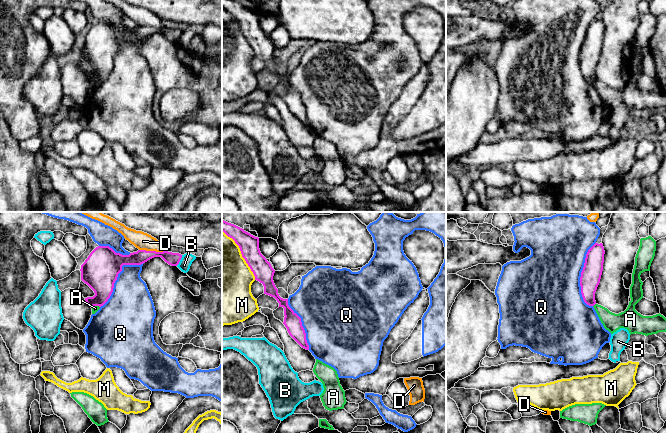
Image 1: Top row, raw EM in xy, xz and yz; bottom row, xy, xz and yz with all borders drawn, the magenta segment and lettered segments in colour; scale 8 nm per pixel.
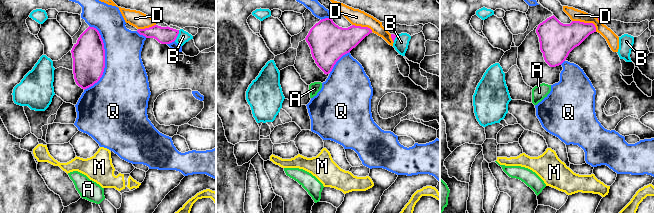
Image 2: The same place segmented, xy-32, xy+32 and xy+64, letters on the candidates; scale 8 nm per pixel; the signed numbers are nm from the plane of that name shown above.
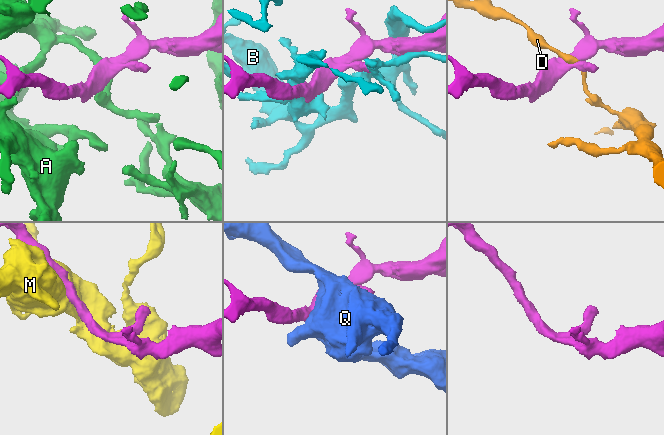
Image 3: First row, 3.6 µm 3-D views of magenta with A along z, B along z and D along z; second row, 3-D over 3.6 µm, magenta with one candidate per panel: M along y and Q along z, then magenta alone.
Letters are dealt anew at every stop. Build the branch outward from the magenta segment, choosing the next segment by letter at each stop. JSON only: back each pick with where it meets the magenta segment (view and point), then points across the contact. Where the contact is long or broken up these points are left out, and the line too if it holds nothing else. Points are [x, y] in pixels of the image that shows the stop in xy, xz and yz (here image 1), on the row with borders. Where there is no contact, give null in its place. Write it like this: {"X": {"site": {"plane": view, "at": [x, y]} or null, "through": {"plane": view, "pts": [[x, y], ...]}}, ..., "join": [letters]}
{"join": []}

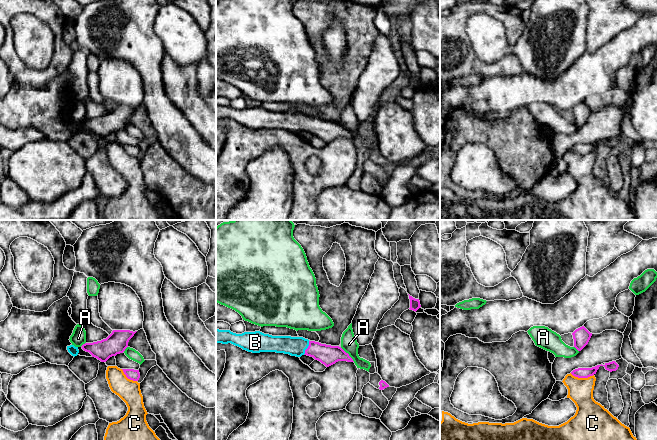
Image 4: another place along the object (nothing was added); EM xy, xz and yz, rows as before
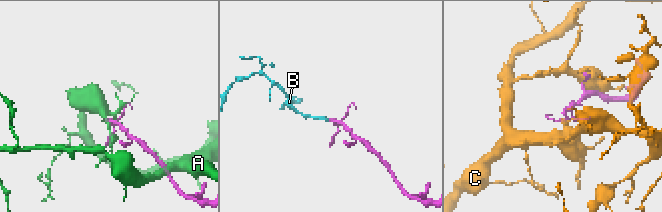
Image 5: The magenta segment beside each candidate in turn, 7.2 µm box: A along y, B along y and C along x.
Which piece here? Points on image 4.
{"B": {"site": {"plane": "xz", "at": [307, 348]}, "through": {"plane": "xz", "pts": [[328, 355], [315, 349], [307, 348], [295, 346]]}}, "join": ["B"]}

